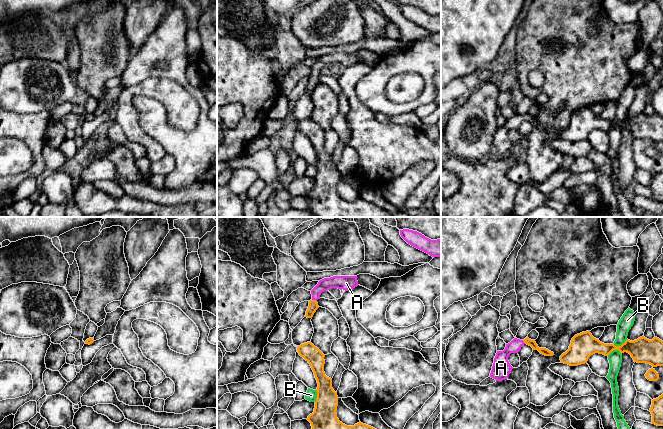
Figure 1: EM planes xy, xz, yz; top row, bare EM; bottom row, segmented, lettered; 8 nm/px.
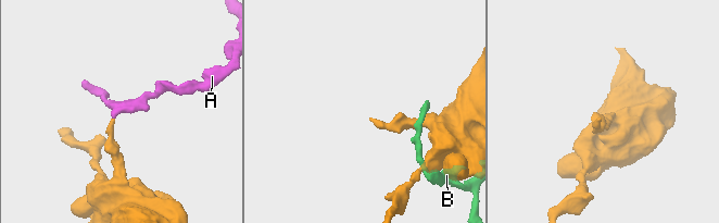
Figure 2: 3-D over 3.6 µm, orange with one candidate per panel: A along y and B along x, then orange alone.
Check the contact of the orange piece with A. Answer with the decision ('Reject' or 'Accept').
Accept

